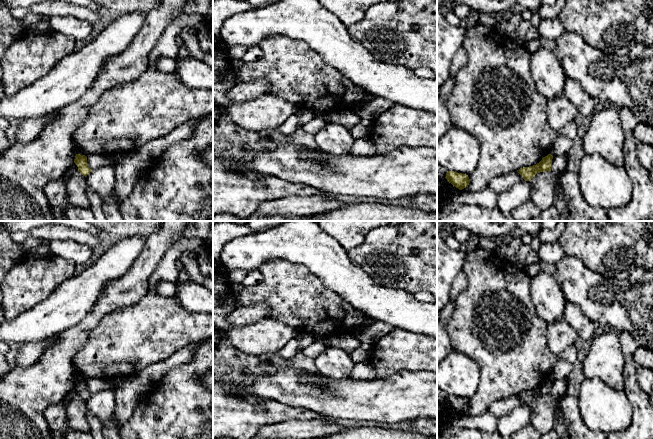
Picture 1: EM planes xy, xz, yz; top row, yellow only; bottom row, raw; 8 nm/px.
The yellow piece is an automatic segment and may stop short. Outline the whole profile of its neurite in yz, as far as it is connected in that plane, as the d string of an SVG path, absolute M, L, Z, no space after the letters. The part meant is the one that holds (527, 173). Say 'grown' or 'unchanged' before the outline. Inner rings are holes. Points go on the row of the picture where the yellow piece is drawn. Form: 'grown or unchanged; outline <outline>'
unchanged; outline M548 154L543 157L542 160L536 165L523 167L517 170L517 172L523 177L525 181L530 181L536 174L540 172L551 171L553 156Z

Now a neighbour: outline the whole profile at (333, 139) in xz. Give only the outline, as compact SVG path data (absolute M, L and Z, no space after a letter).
M330 121L315 134L315 140L318 150L333 156L349 154L355 141L349 129Z

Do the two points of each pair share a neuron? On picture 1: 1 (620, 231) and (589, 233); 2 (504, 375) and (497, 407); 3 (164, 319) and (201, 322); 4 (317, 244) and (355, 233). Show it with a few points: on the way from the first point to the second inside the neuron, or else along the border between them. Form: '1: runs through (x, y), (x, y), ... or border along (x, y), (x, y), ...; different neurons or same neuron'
1: runs through (612, 233), (597, 233); same neuron
2: border along (516, 394), (494, 400), (487, 409); different neurons
3: runs through (173, 322), (192, 322); same neuron
4: border along (324, 231), (347, 250); different neurons

